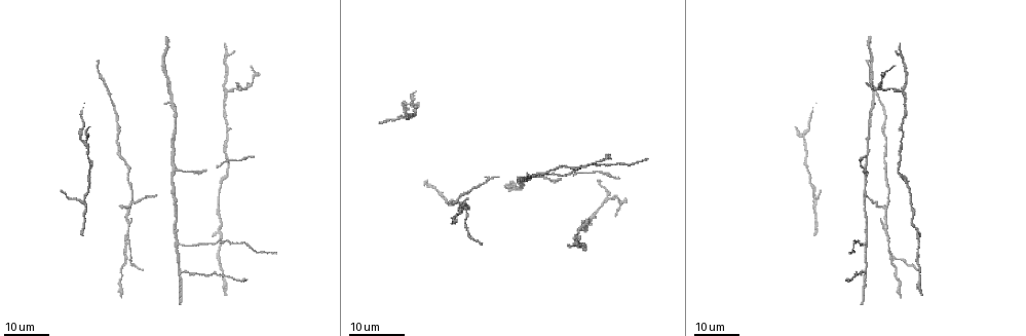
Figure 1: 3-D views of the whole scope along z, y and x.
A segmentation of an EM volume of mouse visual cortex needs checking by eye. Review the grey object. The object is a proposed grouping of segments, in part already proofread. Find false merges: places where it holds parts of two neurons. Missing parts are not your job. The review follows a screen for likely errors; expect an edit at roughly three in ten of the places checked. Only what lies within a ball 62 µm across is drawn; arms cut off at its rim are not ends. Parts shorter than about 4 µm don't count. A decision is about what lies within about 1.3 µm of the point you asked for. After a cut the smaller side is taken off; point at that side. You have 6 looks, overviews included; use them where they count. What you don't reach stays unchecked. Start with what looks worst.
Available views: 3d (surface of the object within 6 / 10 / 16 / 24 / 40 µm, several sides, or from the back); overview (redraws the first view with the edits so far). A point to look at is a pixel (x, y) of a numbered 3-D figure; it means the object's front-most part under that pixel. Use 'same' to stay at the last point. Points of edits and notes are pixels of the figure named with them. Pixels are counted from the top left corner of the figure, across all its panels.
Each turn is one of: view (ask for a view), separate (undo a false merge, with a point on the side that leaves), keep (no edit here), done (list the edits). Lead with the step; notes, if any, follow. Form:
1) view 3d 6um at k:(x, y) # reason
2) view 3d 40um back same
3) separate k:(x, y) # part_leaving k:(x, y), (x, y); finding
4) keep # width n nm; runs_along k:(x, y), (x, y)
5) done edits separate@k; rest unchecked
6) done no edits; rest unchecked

view 3d 24um at 1:(865, 244) # four arms meet

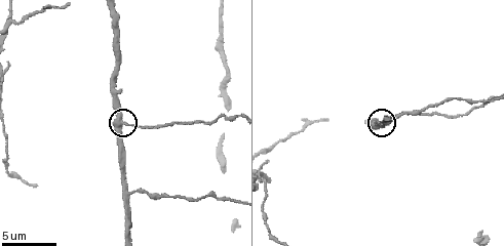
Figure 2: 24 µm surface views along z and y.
view 3d 6um at 2:(124, 124)

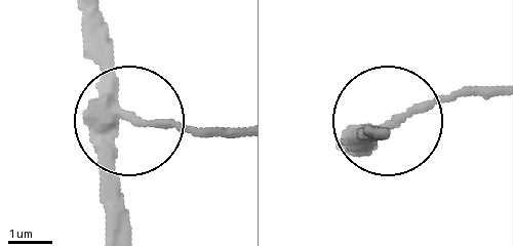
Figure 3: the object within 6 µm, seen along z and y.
separate 3:(161, 123) # side_arm 24 um; part_leaving 3:(102, 110), (241, 131); two neurons meet here

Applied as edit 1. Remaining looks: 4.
view 3d 24um at 1:(900, 92) # a fork

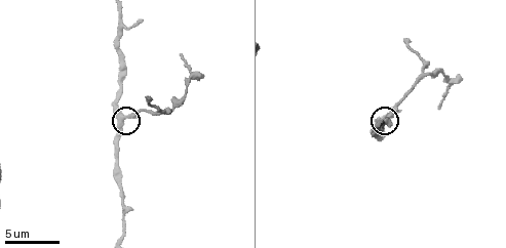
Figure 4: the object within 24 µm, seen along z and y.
view 3d 6um at 4:(122, 118) # closer look

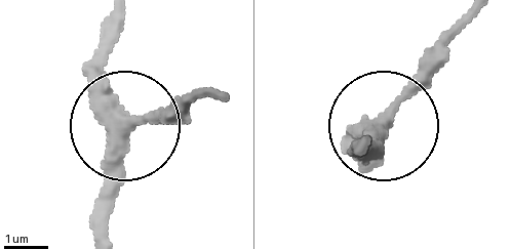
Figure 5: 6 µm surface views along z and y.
keep # side_arm 11 um; runs_along 5:(104, 236), (104, 159), (125, 115), (104, 71), (104, 41); continuous, no second neuron

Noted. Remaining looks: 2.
view 3d 16um at 2:(127, 193) # arms part here

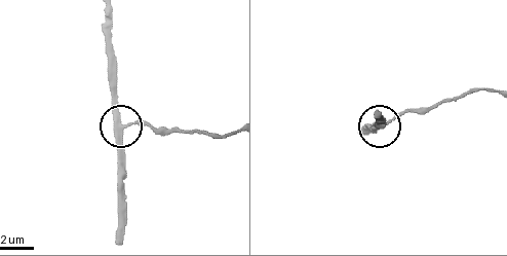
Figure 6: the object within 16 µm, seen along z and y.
view 3d 16um back at 6:(123, 125) # from behind

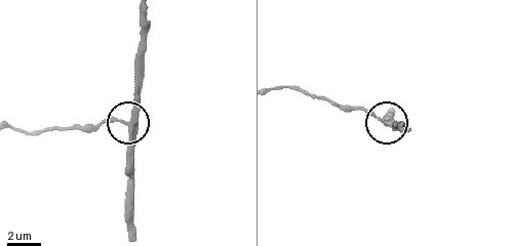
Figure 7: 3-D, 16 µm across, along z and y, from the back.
keep # runs_along 7:(143, 11), (139, 107), (128, 123), (130, 175); continuous, no second neuron

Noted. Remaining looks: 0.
done edits separate@3; rest unchecked

